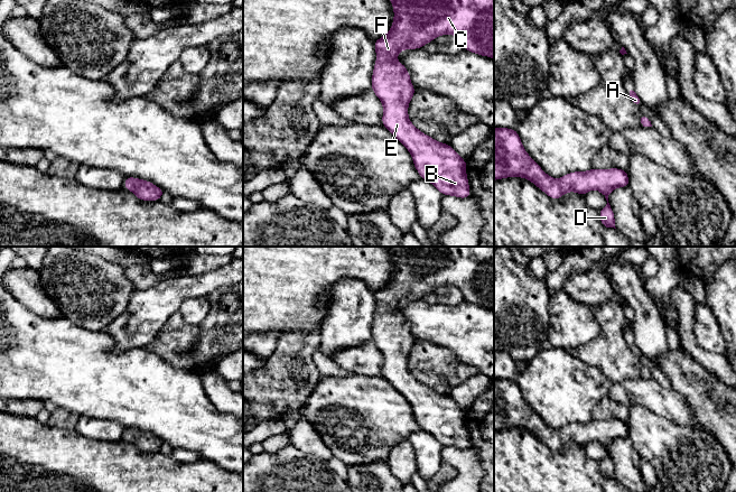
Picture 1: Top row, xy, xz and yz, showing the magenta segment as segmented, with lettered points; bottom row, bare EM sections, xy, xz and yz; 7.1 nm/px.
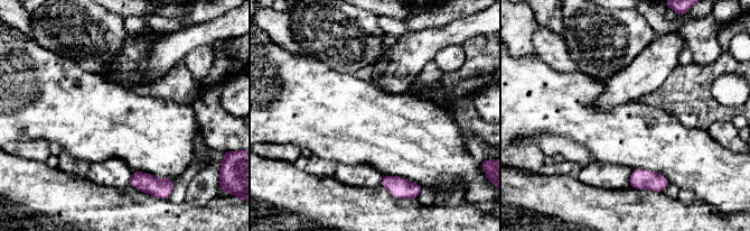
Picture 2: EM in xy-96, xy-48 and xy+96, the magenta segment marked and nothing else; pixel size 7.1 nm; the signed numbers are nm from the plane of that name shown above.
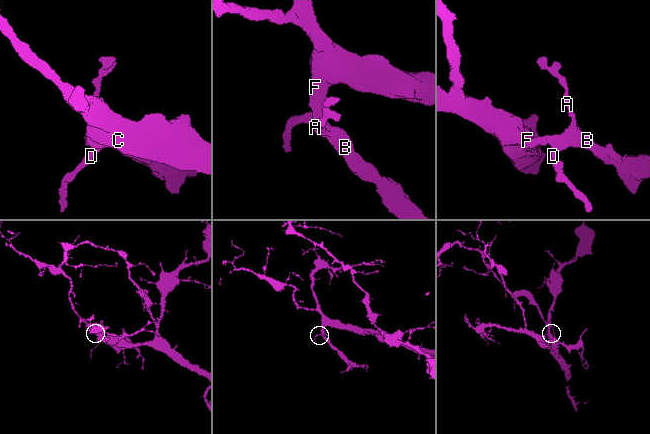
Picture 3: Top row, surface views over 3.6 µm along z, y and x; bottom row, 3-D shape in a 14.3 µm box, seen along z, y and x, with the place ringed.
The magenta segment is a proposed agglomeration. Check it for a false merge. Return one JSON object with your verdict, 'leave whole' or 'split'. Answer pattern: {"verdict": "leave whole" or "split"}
{"verdict": "leave whole"}

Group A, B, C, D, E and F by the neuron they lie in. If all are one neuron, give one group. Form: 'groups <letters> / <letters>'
groups A B C D E F

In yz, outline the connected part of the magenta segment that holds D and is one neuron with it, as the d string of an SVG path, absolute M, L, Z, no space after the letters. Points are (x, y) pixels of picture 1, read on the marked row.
M494 127L494 180L507 177L523 177L553 199L568 192L585 195L597 189L607 201L606 206L599 211L600 222L603 226L614 229L615 217L608 195L614 188L630 186L627 170L618 168L593 168L584 173L566 174L560 179L551 178L528 155L515 129Z

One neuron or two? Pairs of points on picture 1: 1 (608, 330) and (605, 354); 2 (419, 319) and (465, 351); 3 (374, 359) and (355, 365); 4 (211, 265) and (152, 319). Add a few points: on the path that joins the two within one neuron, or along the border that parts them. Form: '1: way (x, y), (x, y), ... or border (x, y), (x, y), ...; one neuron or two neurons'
1: way (608, 335), (608, 349); one neuron
2: way (430, 323), (437, 330), (444, 330), (454, 340); one neuron
3: way (370, 359), (360, 361); one neuron
4: border (225, 263), (201, 274), (180, 276); two neurons

